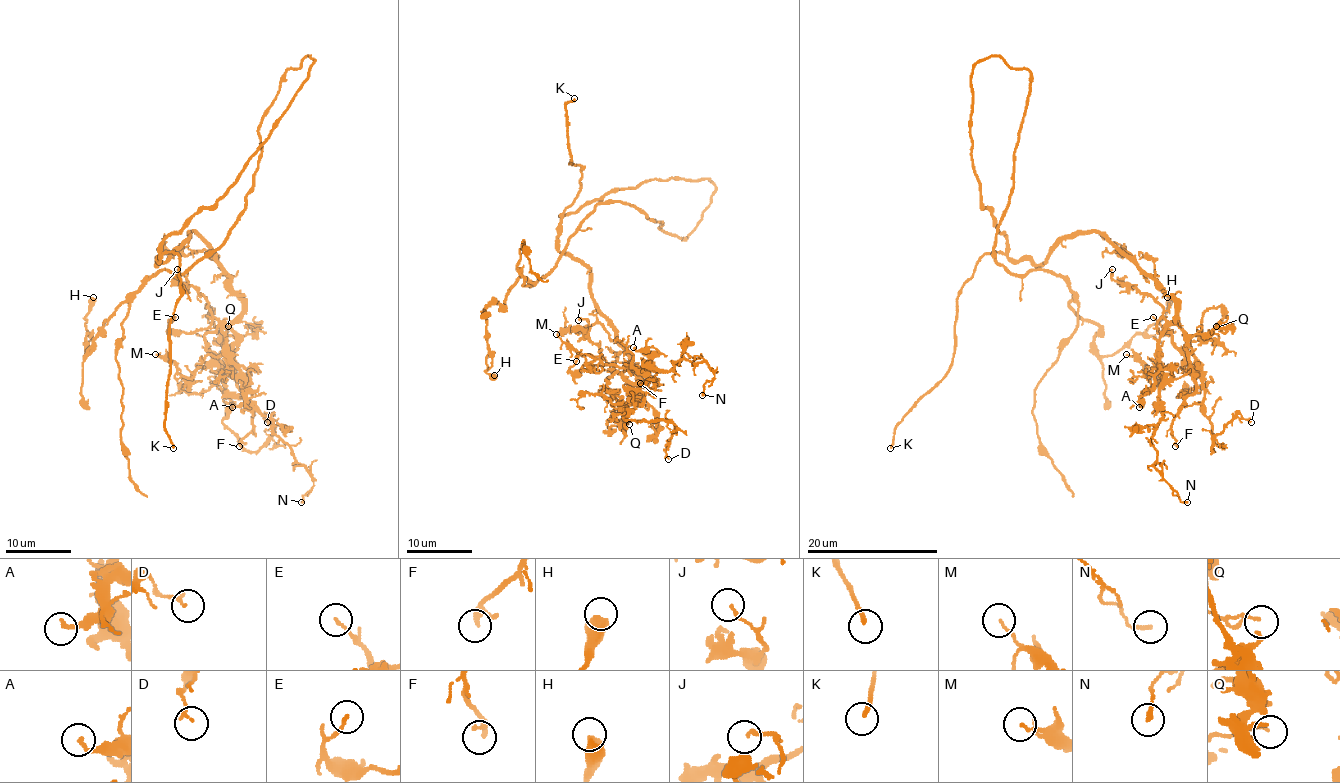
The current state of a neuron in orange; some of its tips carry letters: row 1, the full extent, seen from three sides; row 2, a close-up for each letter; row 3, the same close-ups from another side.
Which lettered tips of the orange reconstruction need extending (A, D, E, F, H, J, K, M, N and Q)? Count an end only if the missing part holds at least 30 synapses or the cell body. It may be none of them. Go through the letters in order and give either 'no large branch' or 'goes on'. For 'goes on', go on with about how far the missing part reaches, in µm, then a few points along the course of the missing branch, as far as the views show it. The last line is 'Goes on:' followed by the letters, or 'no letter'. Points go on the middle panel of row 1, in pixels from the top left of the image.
A: no large branch
D: no large branch
E: no large branch
F: no large branch
H: no large branch
J: no large branch
K: goes on | 15 µm | (574, 98), (579, 92), (606, 90), (617, 73), (610, 65), (610, 54), (614, 54)
M: no large branch
N: no large branch
Q: no large branch
Goes on: K

